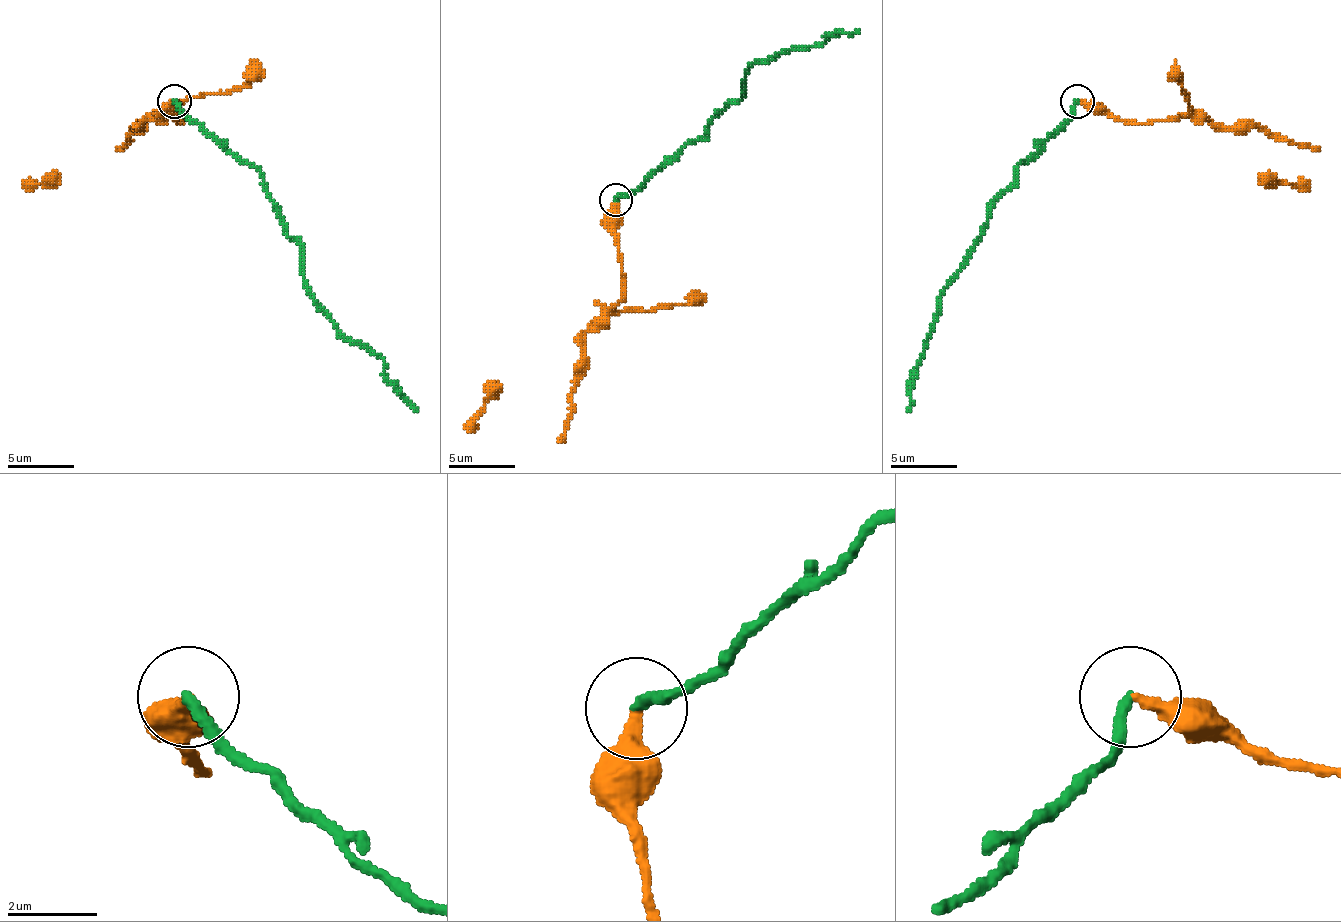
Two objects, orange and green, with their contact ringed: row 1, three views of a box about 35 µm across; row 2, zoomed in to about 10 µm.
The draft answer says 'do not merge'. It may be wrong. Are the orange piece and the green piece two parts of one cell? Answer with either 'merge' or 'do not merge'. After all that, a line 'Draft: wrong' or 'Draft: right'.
do not merge
Draft: right

